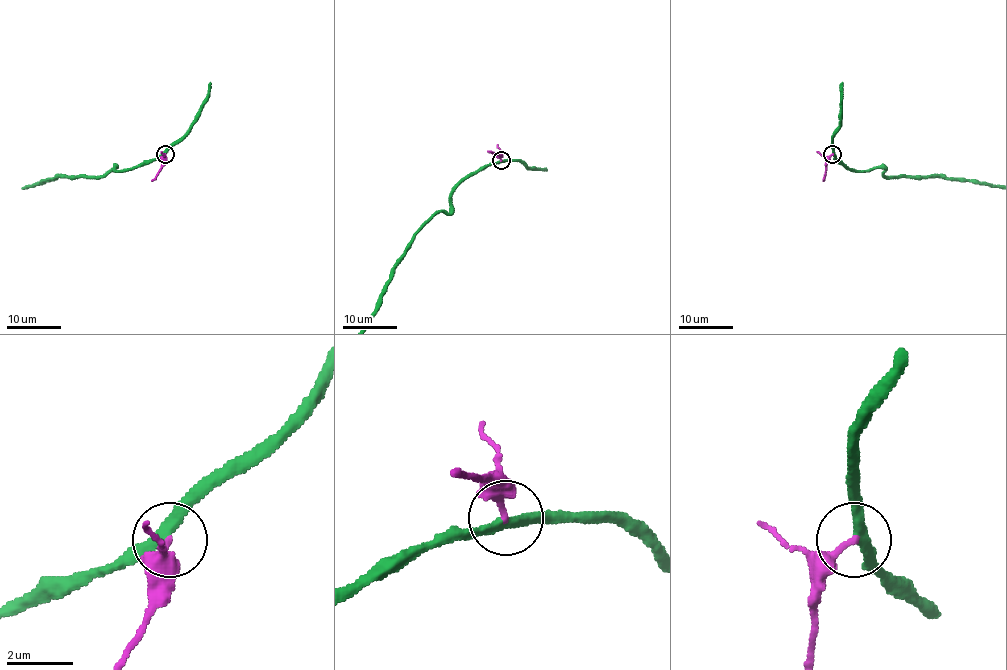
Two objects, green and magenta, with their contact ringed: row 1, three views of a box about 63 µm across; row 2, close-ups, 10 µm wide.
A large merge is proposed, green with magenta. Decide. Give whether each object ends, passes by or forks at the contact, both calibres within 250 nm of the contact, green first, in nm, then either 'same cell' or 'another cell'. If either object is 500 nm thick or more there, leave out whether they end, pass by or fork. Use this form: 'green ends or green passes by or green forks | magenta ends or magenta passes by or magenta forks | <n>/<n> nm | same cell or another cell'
green passes by | magenta ends | 320/200 nm | another cell

